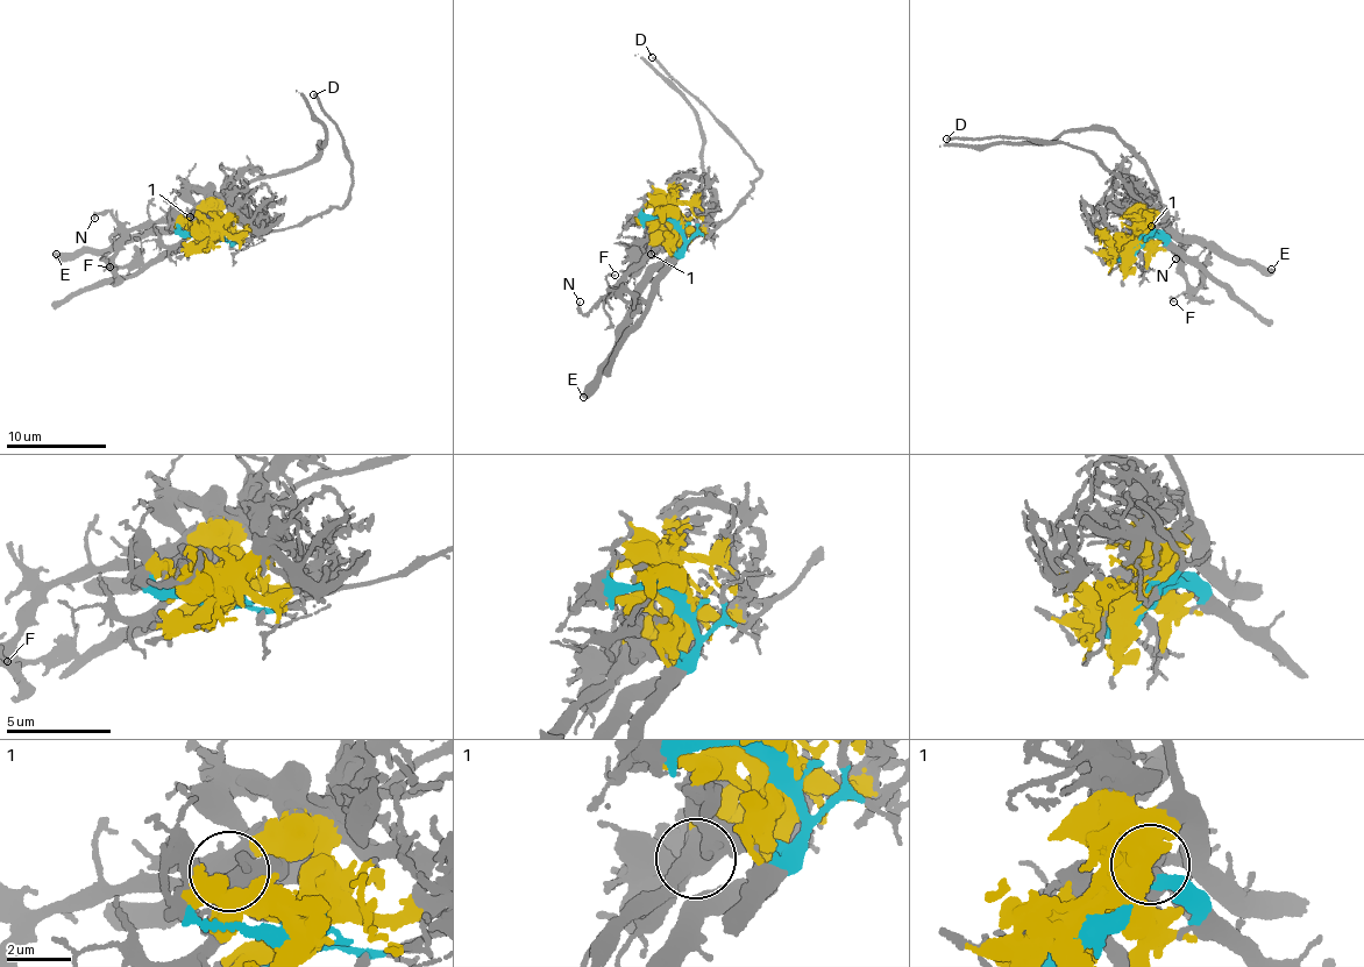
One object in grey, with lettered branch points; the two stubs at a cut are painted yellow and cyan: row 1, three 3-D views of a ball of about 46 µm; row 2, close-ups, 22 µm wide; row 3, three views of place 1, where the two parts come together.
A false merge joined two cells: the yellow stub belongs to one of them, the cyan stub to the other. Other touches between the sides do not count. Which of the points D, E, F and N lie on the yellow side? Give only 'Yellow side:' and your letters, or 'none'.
Yellow side: E, F, N

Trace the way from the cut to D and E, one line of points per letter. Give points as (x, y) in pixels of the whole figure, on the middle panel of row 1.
D: (676, 220), (688, 239), (705, 236), (732, 214), (760, 176), (753, 160), (729, 127), (651, 58)
E: (676, 220), (672, 230), (668, 261), (644, 284), (615, 358), (602, 370), (597, 386), (583, 398)

